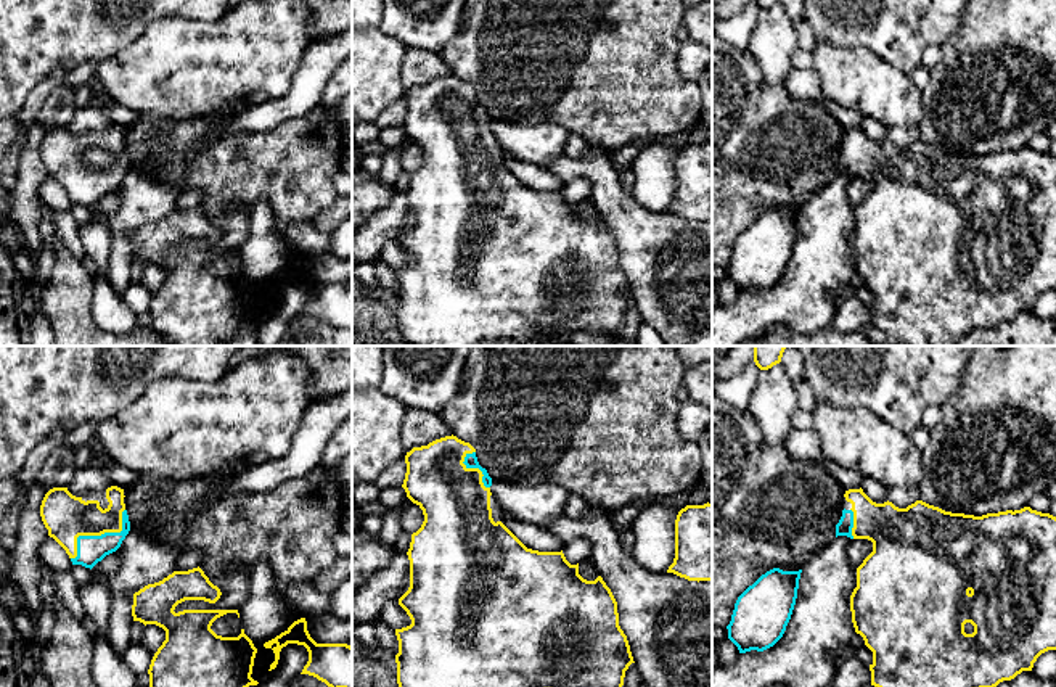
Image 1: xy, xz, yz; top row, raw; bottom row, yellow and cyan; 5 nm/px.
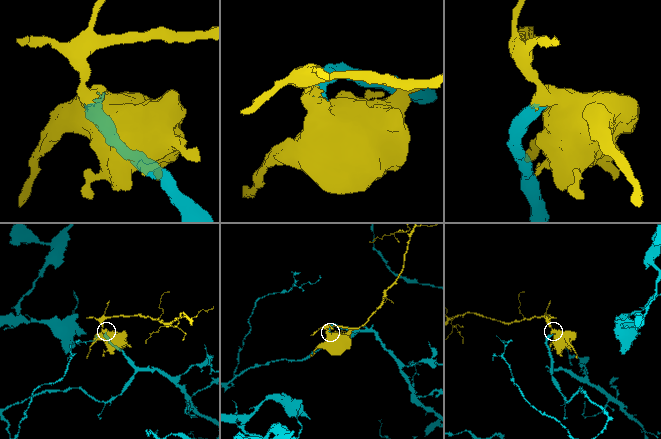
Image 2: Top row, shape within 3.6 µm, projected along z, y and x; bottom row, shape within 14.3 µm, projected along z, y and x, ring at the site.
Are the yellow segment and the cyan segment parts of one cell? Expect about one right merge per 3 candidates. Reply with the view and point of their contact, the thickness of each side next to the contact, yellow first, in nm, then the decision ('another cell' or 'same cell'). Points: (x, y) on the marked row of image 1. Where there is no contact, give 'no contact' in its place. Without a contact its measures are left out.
xy (98, 534) | 220/140 nm | same cell

